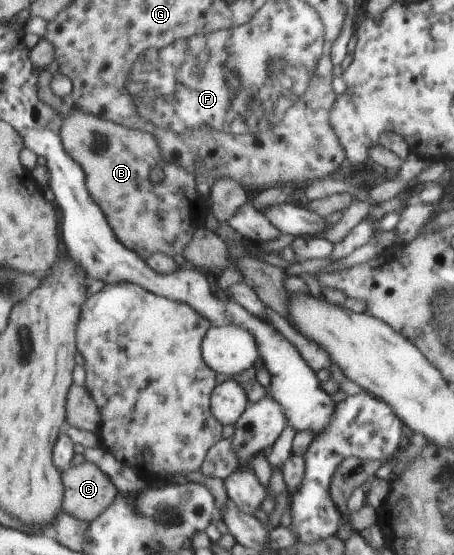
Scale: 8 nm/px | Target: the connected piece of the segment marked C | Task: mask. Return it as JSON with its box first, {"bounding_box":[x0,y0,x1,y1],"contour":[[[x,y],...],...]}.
{"bounding_box":[62,462,119,523],"contour":[[[85,462],[83,464],[73,466],[63,473],[64,477],[64,503],[62,510],[66,513],[75,515],[77,520],[92,523],[105,512],[109,506],[115,502],[119,495],[116,484],[97,464]]]}

